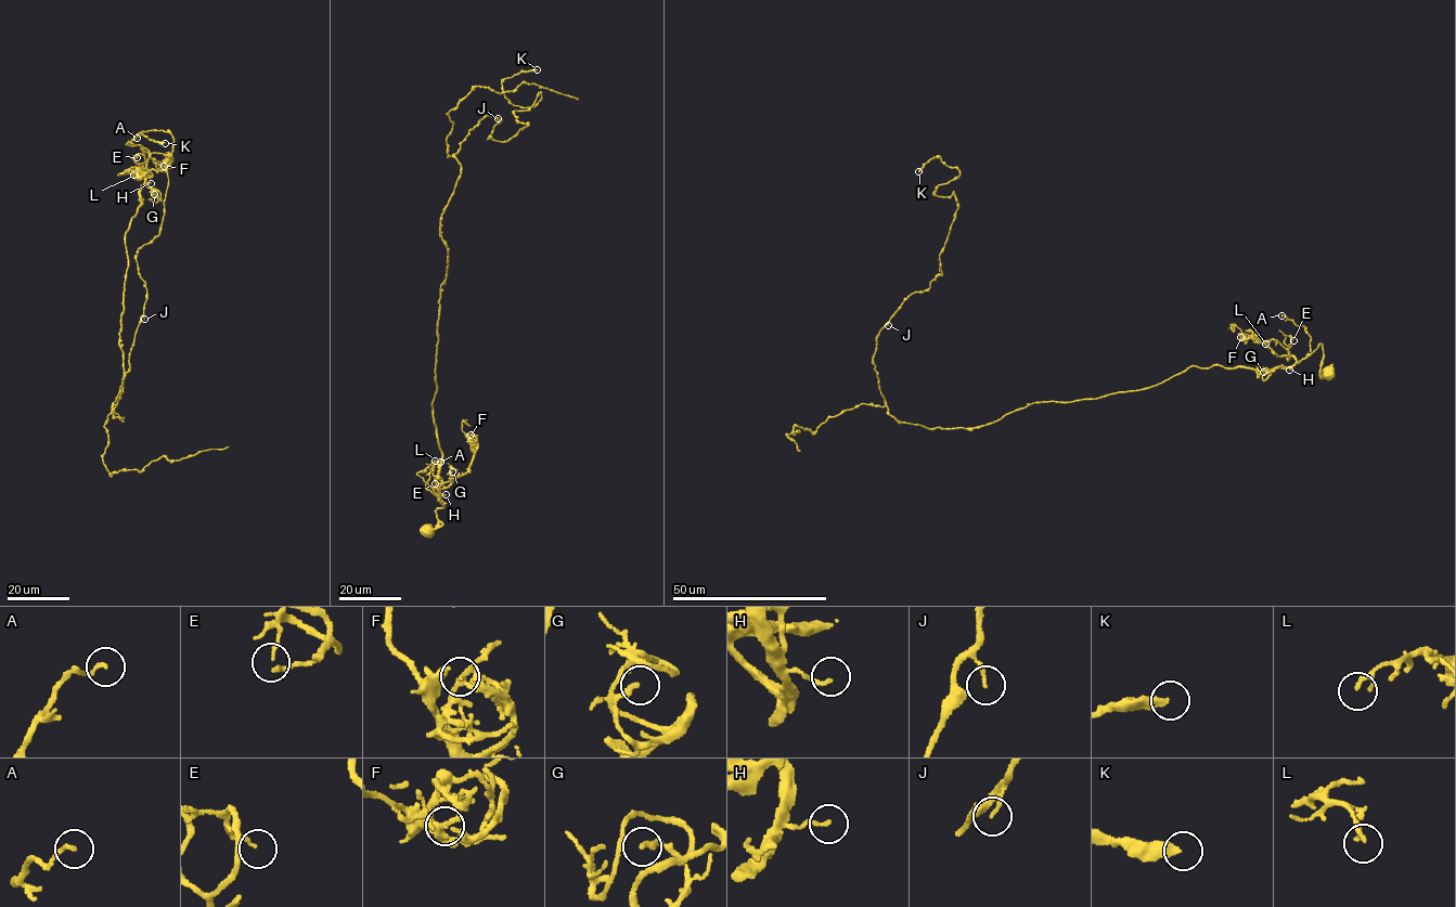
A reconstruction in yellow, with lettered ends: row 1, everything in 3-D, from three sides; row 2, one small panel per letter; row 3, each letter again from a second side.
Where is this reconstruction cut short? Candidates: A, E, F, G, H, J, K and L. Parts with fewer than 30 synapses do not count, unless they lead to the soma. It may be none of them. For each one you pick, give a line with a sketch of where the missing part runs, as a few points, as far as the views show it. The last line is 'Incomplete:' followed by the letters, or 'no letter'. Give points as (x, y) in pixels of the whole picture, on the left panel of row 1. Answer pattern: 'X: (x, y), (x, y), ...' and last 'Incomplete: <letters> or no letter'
Incomplete: no letter

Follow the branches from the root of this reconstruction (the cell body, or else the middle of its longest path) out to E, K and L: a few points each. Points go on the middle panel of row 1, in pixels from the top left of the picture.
E: (426, 530), (442, 522), (435, 512), (443, 506), (434, 490), (445, 487), (443, 481), (436, 479), (435, 483)
K: (426, 530), (454, 155), (486, 114), (499, 141), (528, 126), (541, 93), (501, 83), (537, 69)
L: (426, 530), (442, 523), (435, 512), (443, 506), (416, 474), (435, 461)

